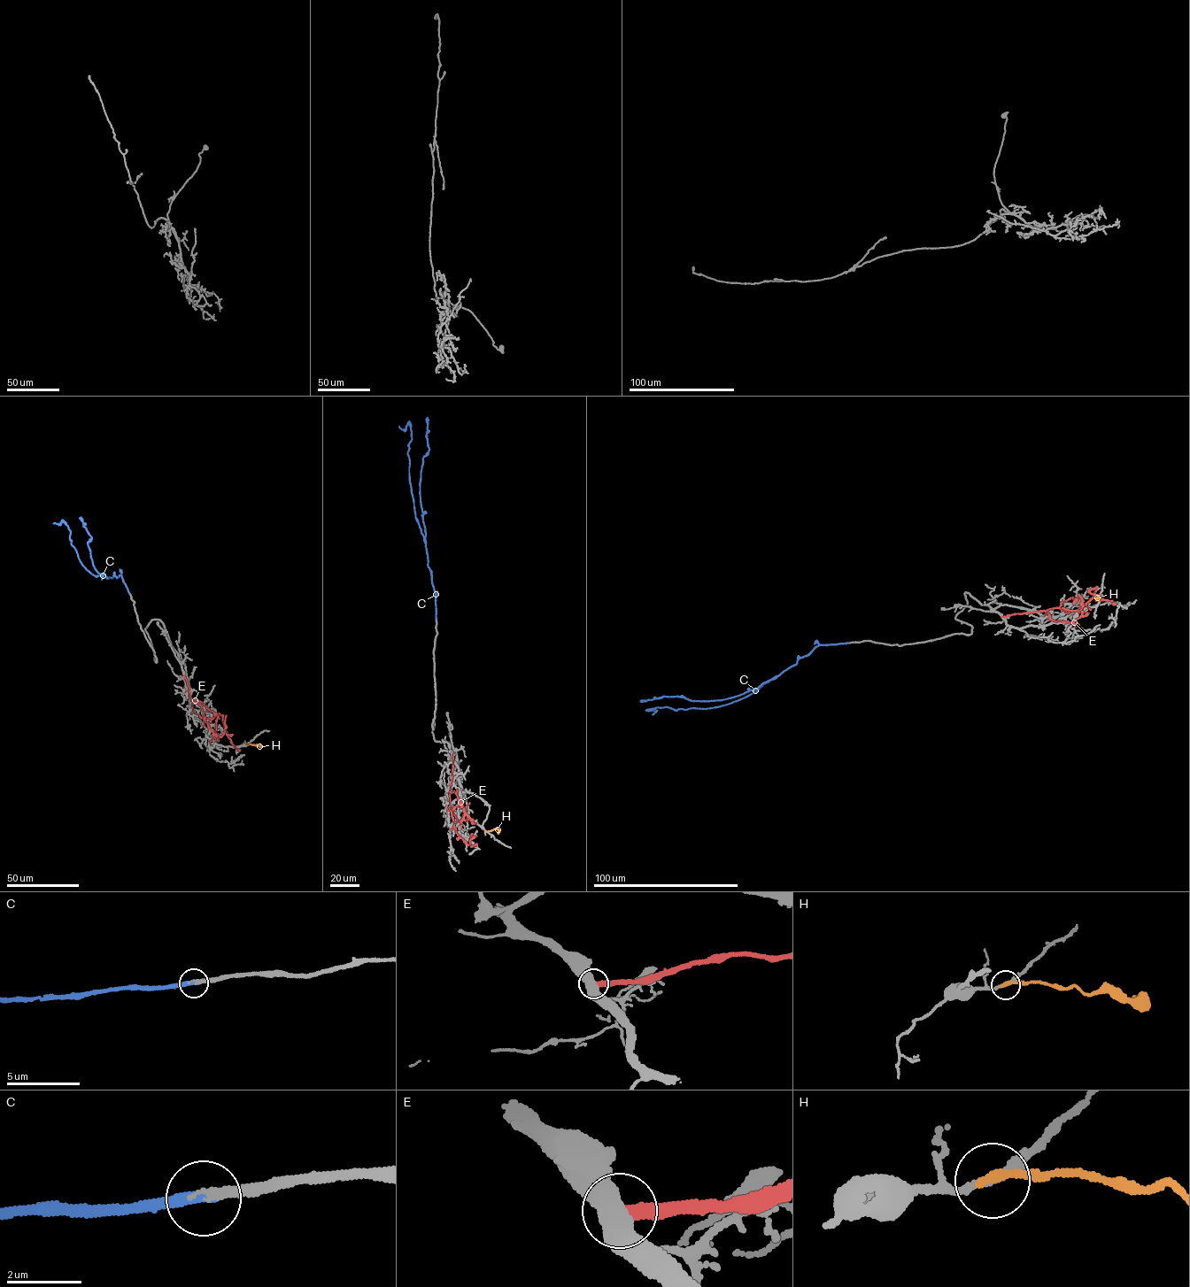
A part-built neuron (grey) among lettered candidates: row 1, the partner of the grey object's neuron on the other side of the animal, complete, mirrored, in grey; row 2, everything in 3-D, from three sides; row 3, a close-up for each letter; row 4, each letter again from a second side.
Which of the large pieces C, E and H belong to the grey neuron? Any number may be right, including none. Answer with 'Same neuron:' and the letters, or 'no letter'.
Same neuron: C

